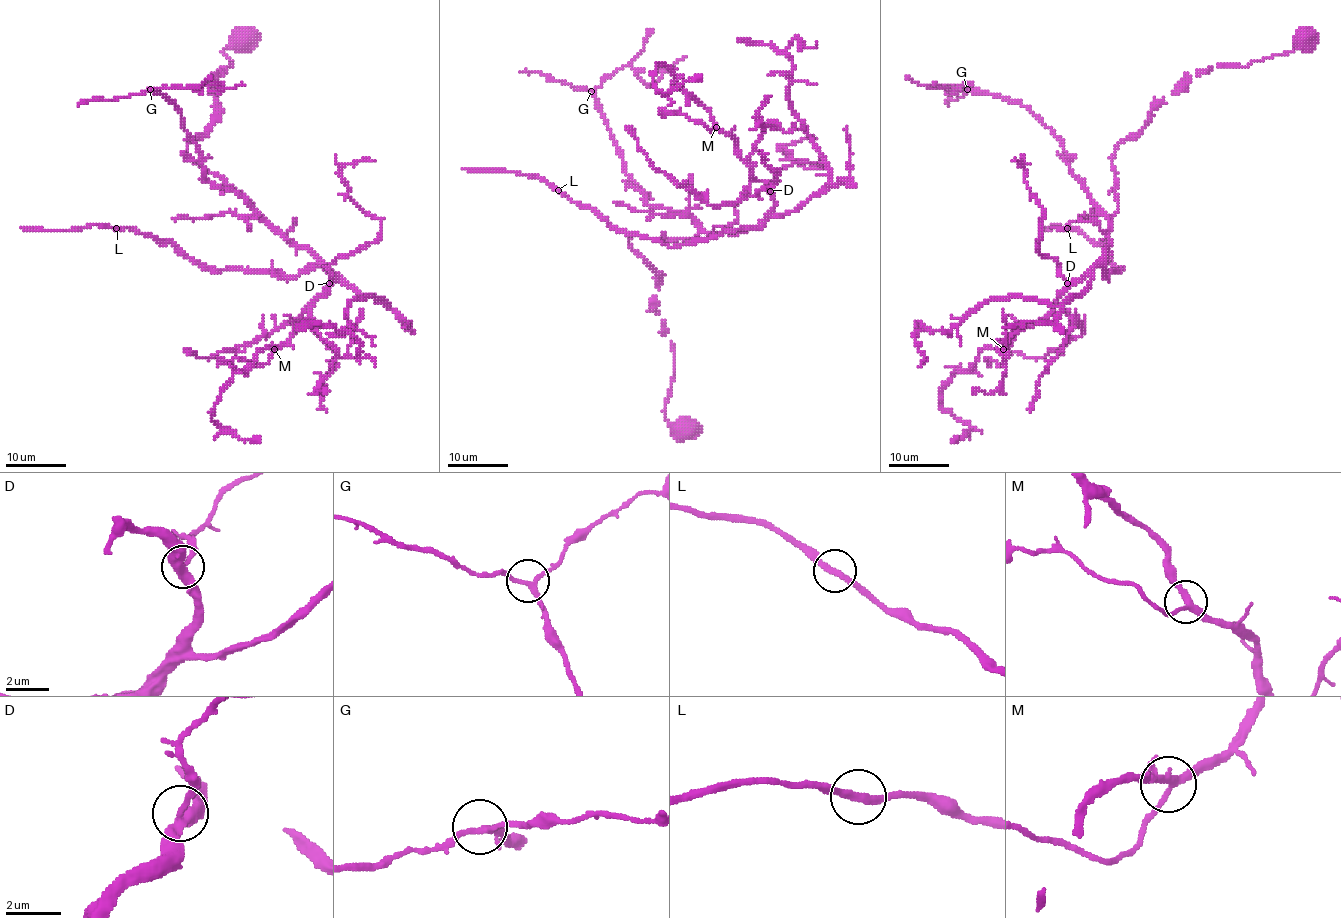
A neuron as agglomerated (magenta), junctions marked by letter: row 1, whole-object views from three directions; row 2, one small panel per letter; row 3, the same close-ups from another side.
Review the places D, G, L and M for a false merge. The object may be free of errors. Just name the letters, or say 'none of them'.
none of them

